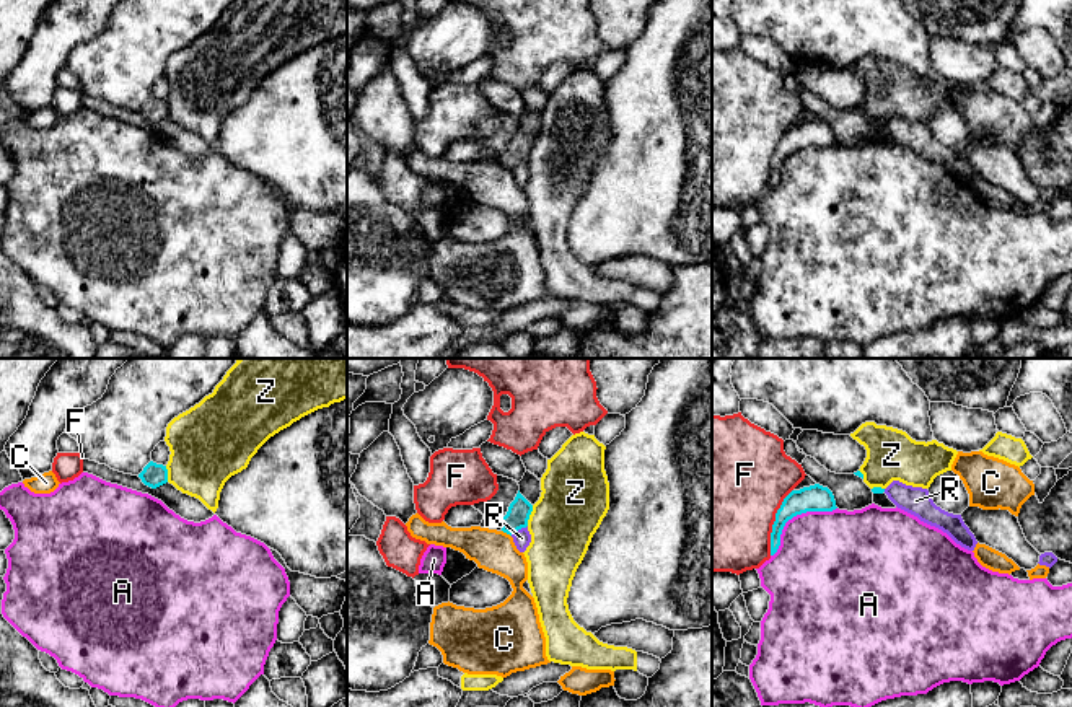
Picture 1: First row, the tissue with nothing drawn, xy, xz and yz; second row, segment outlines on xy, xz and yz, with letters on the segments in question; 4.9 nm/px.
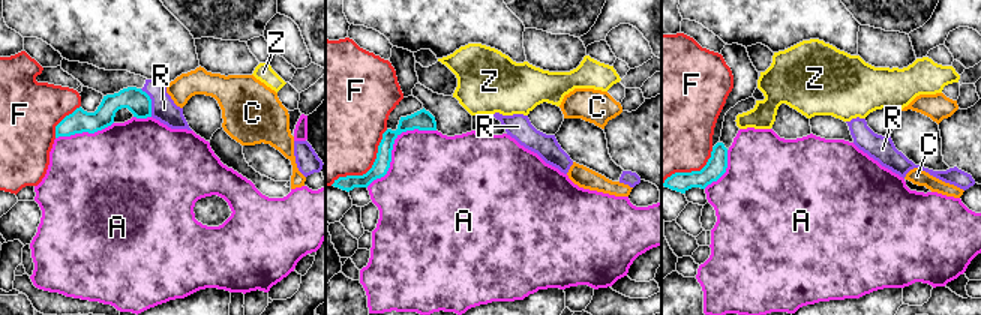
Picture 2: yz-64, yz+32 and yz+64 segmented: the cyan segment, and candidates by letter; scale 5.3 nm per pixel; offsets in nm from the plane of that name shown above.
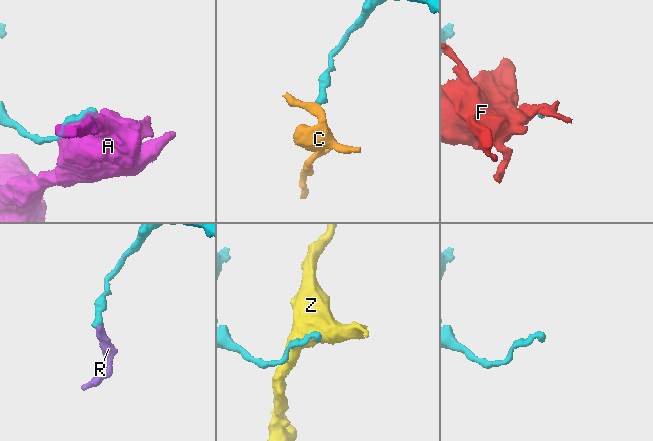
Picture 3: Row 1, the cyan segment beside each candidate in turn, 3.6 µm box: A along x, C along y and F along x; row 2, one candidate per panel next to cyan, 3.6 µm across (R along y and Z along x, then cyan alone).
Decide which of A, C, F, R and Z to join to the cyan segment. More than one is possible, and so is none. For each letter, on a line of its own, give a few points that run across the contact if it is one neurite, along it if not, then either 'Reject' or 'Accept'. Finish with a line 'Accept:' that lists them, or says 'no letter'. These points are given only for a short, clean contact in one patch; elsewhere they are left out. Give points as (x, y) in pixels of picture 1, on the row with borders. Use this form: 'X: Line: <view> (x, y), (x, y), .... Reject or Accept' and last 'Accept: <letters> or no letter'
A: Reject
C: Line: xz (502, 530), (510, 536). Reject
F: Reject
R: Line: xz (527, 525), (510, 535). Reject
Z: Reject
Accept: no letter

